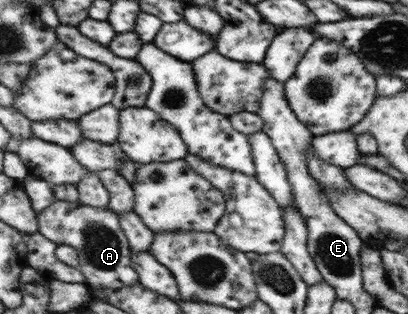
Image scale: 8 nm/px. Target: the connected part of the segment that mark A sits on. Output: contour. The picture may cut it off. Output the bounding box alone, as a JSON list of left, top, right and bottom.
[36,199,139,293]

